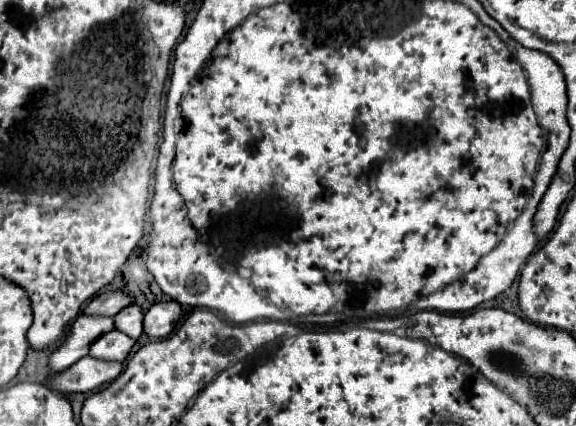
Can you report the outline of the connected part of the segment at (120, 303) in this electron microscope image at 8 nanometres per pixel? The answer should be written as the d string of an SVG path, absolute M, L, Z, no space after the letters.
M107 291L103 295L97 295L87 307L85 315L95 315L95 317L113 317L117 311L129 305L129 295L123 291Z

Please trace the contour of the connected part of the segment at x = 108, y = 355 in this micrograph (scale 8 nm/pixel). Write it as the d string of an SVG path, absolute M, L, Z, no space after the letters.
M109 331L101 335L89 349L89 355L103 361L125 361L135 341L131 337L125 337L121 331Z

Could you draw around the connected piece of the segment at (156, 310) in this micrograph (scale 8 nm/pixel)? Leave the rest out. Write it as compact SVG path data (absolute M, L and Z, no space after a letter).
M175 301L167 303L155 303L143 317L143 333L147 337L165 339L173 329L175 323L181 317L181 307Z

